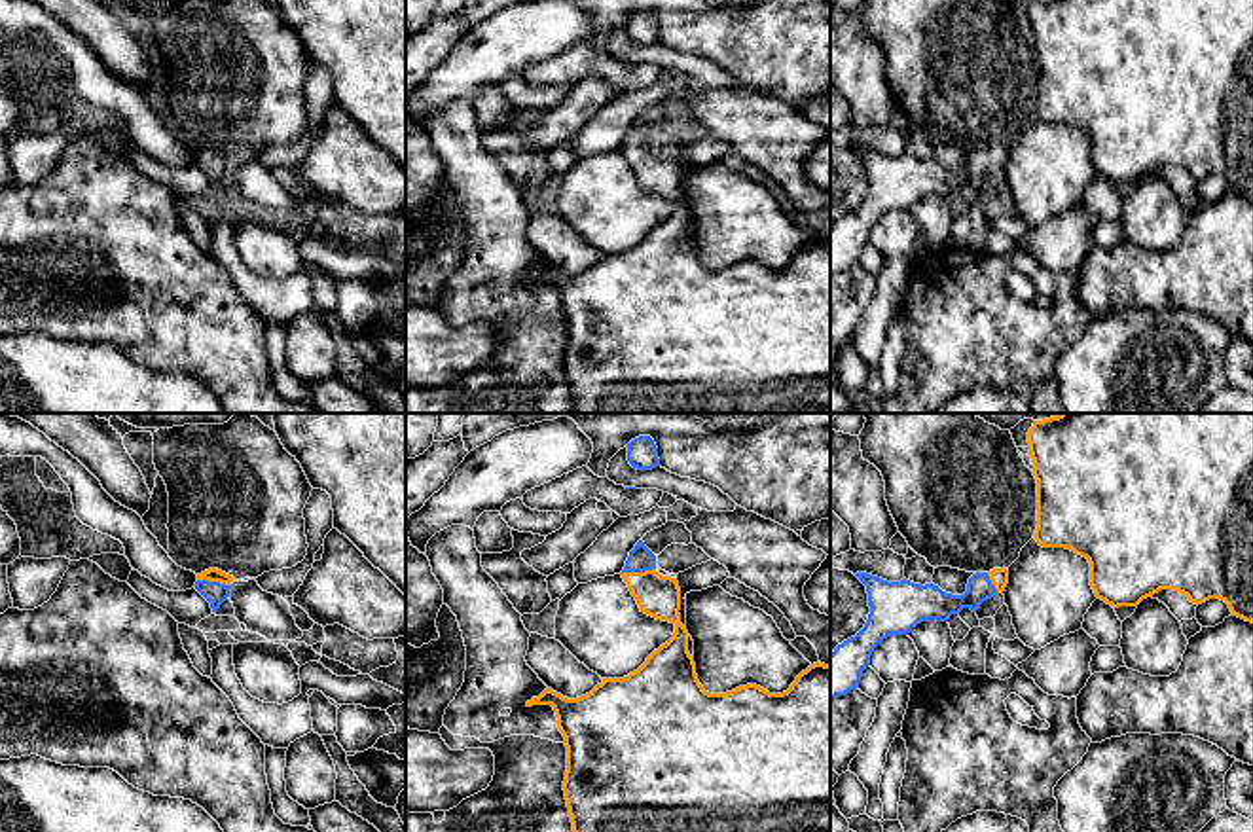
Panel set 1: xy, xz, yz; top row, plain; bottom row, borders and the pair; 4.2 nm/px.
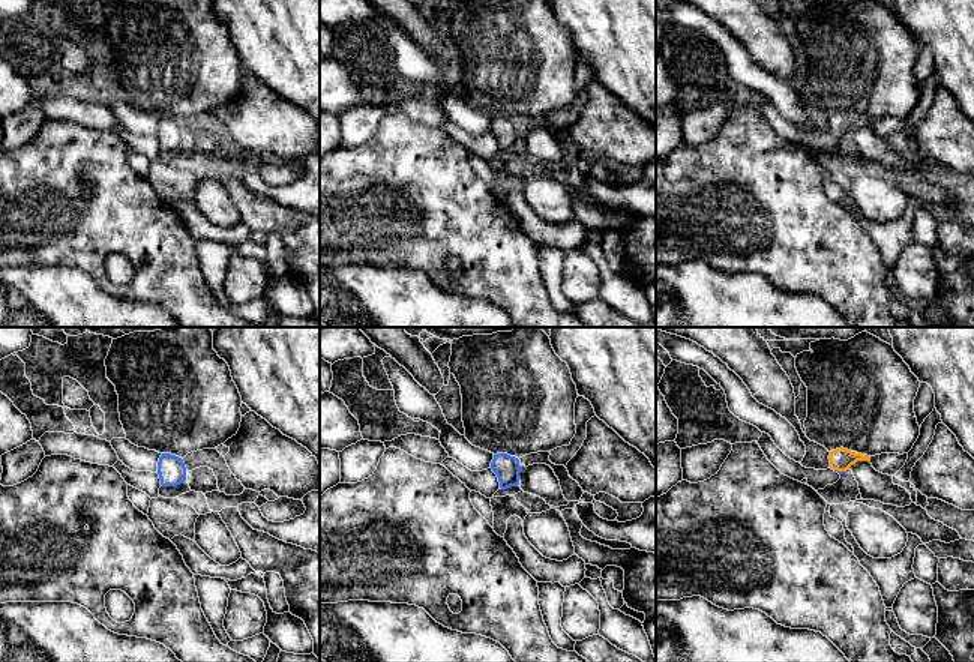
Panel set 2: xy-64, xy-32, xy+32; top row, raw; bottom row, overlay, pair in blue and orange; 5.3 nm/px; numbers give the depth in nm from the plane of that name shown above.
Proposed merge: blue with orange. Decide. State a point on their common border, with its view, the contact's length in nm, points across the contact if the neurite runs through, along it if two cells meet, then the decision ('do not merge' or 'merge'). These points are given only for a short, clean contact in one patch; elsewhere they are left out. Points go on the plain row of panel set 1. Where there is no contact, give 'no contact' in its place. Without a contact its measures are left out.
contact xy (215, 158); length 150 nm; way xy (215, 167), (215, 158), (213, 150); merge

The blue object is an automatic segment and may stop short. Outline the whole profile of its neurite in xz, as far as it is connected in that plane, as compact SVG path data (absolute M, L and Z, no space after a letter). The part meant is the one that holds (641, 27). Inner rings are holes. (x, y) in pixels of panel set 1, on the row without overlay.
M639 11L627 19L627 36L637 45L660 42L658 23L650 11Z

